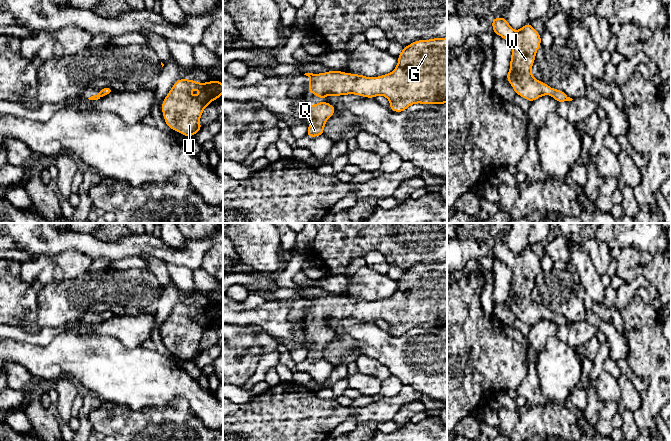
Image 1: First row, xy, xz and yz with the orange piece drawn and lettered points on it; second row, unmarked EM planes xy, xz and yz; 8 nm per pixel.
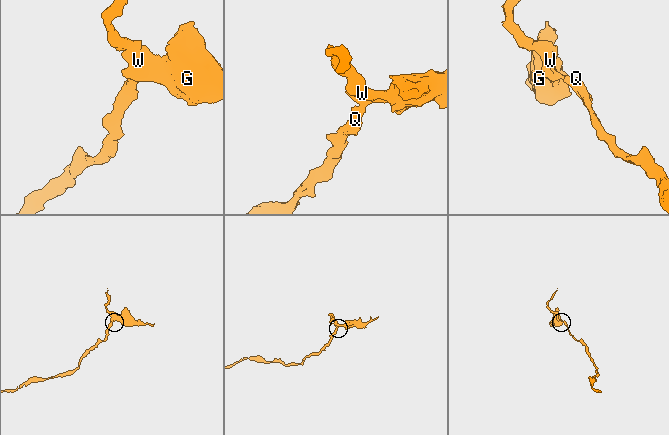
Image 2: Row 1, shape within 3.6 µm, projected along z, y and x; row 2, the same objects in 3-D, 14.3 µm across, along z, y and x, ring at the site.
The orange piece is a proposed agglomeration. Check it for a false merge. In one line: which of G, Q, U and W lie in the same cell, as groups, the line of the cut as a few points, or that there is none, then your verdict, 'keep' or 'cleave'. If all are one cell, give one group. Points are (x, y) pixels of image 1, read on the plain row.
G Q U W | no cut | keep

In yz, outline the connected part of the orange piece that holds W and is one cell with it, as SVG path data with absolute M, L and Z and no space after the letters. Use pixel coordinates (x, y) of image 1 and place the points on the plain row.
M505 241L492 242L492 252L512 270L510 294L506 300L517 319L533 326L541 320L551 319L557 327L572 325L562 314L553 313L542 305L536 304L531 293L535 279L541 270L541 259L530 246L520 254L513 254Z

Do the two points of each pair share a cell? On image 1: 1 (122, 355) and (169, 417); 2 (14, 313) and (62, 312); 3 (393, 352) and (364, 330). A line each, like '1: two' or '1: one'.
1: two
2: two
3: one

